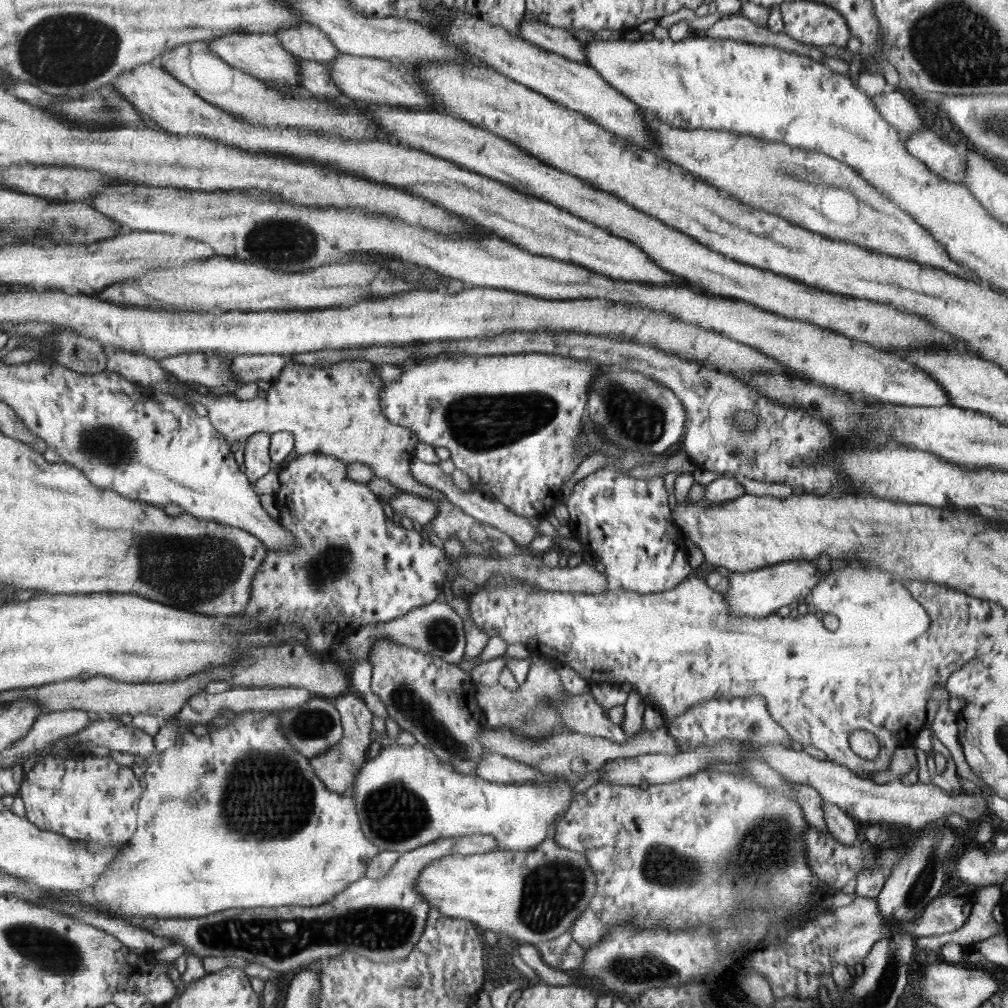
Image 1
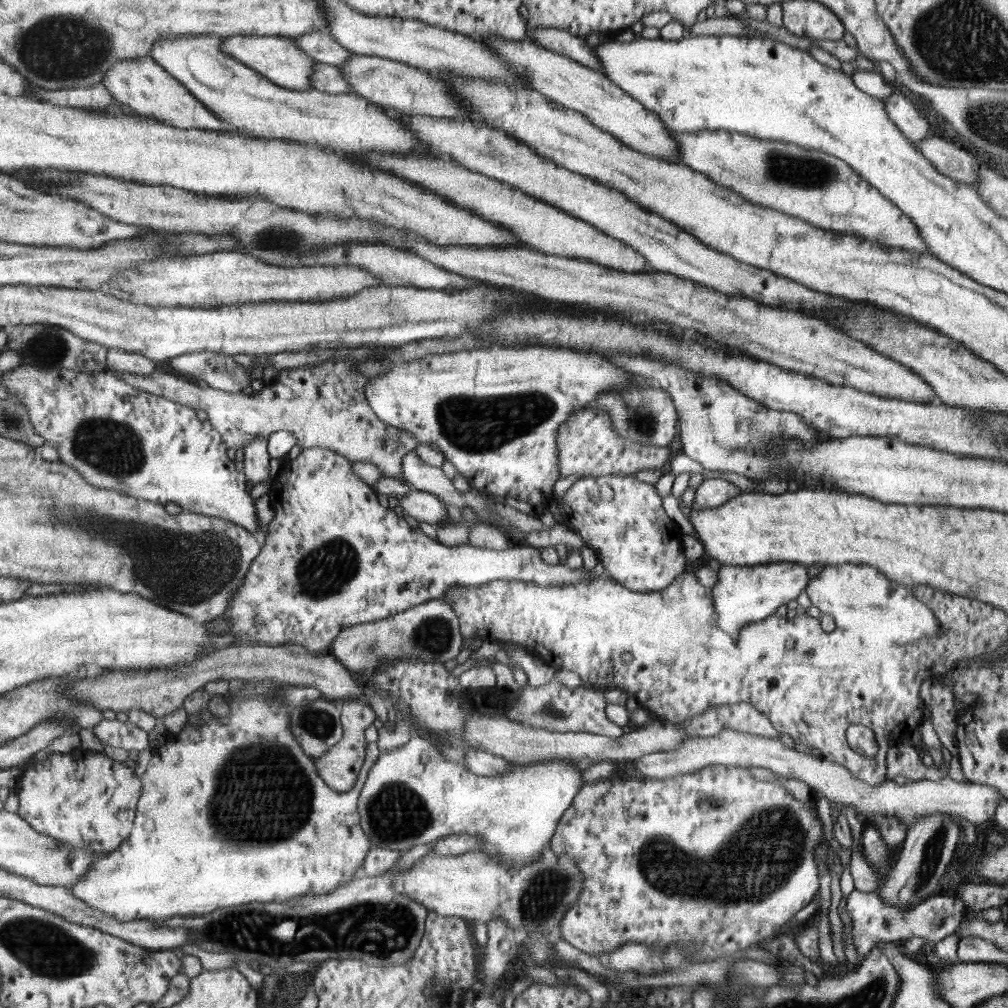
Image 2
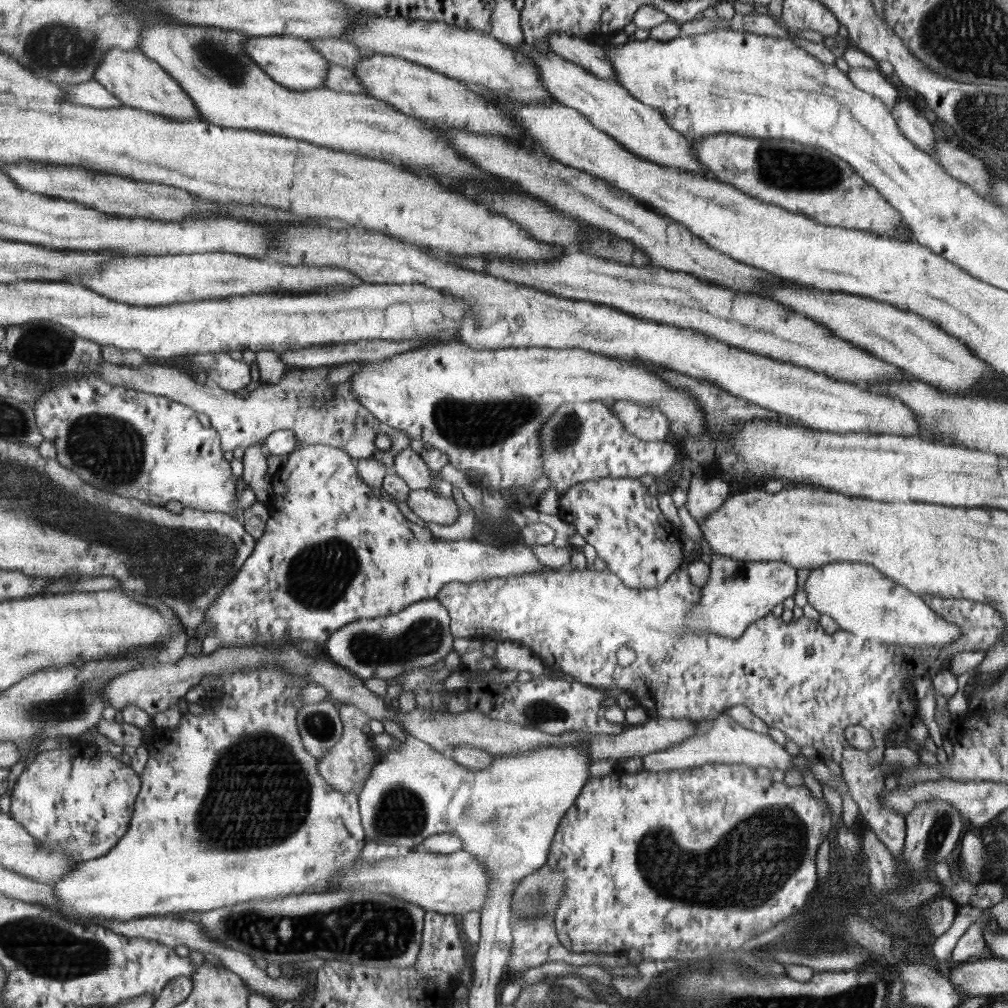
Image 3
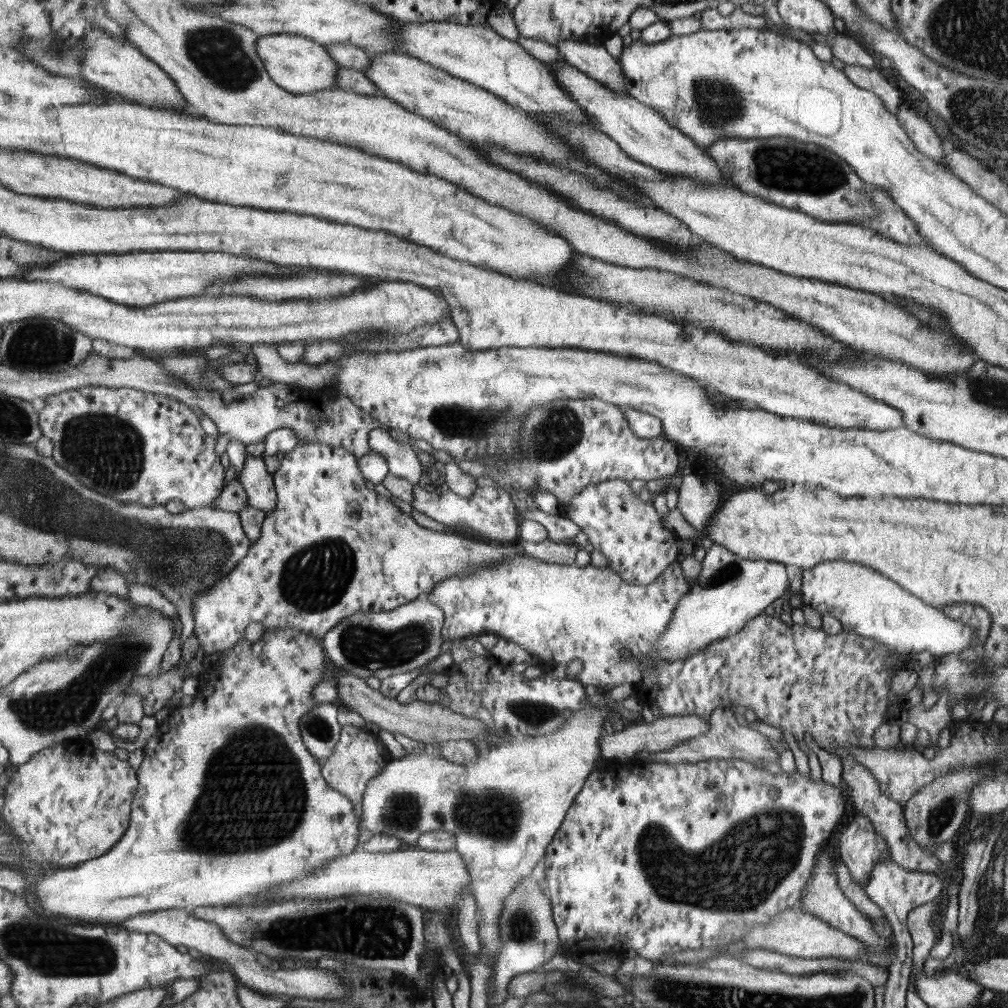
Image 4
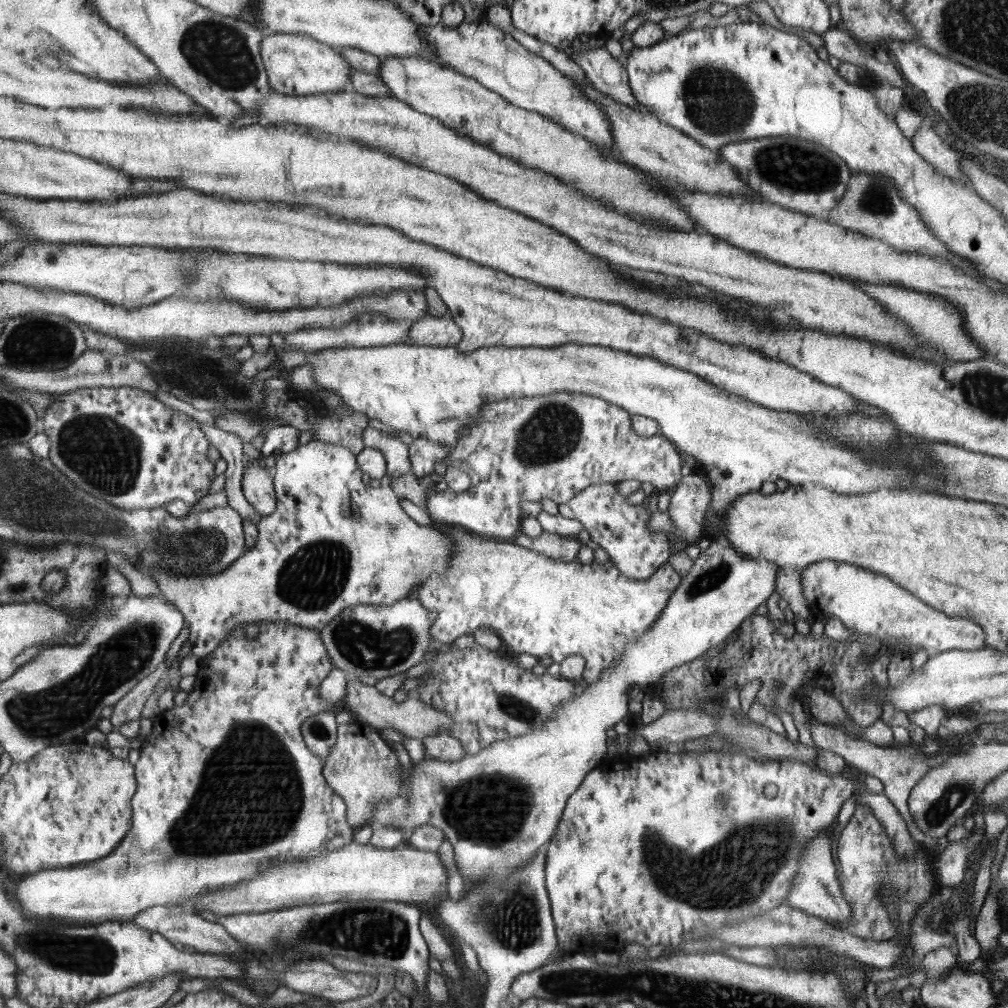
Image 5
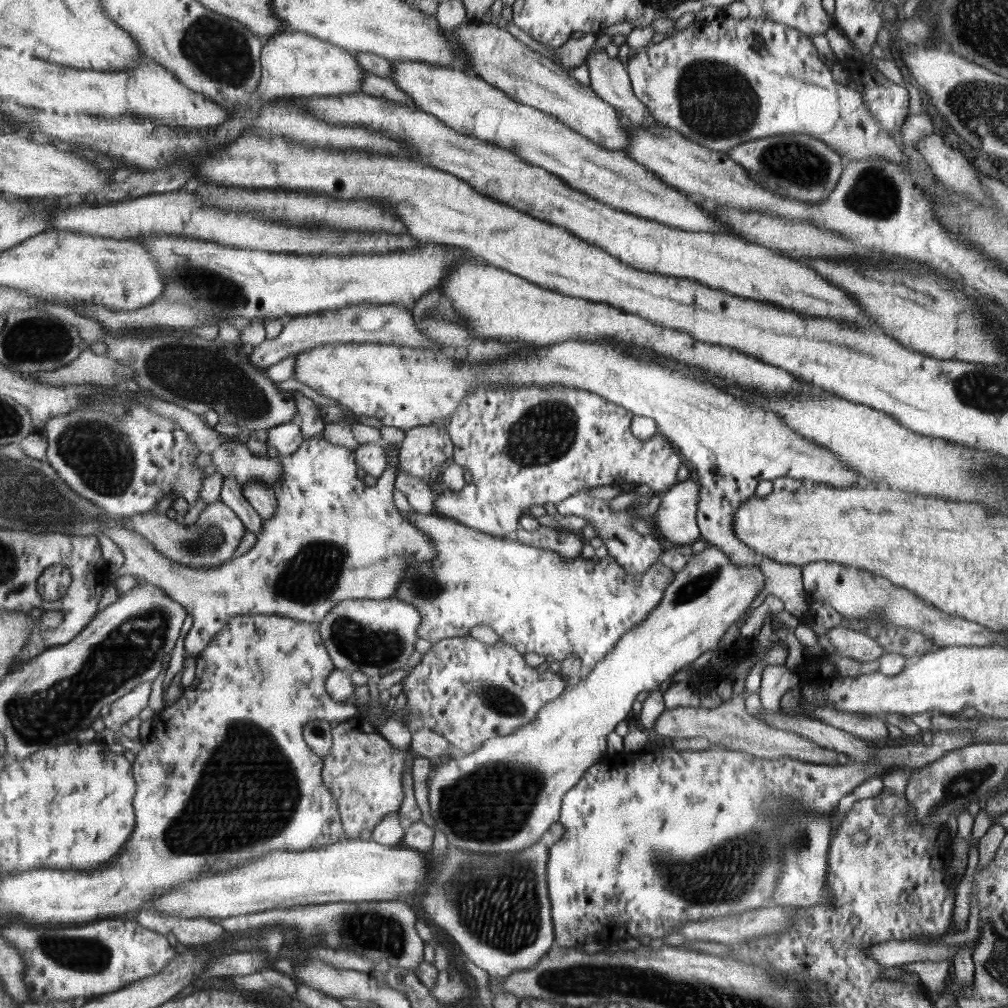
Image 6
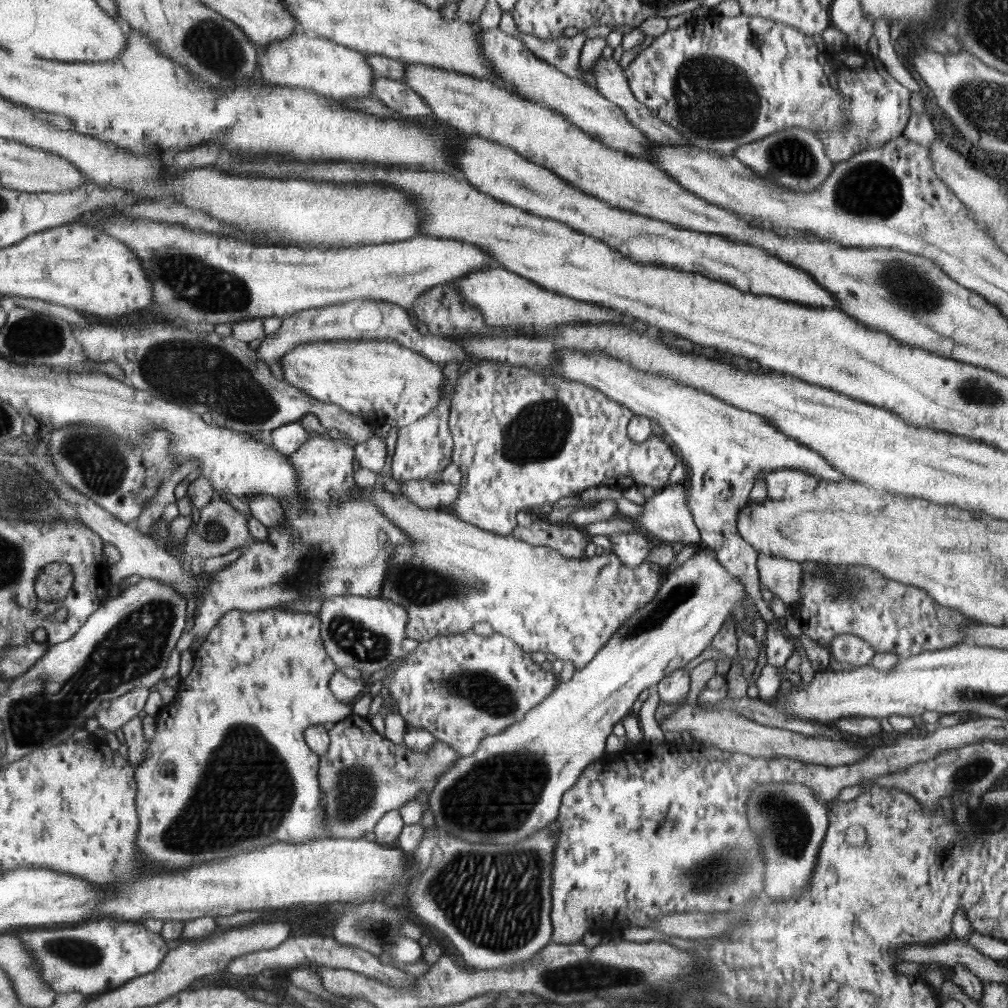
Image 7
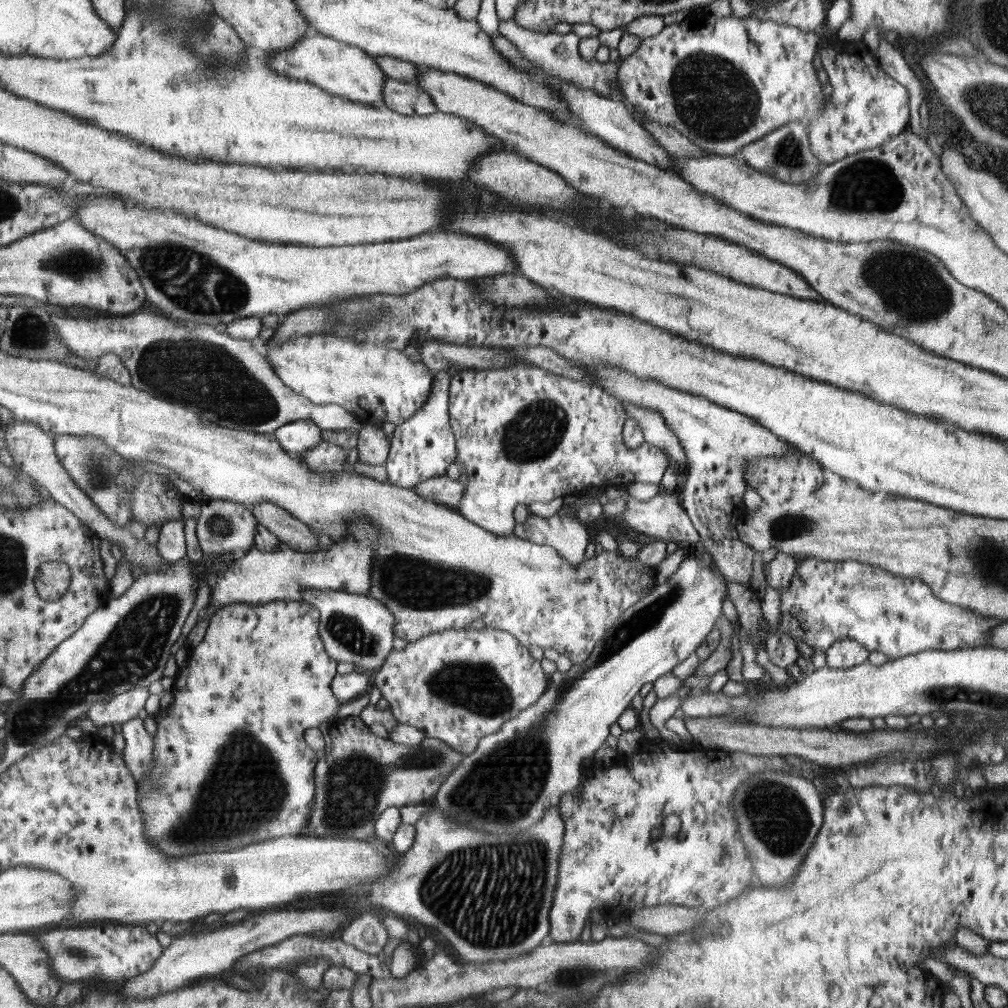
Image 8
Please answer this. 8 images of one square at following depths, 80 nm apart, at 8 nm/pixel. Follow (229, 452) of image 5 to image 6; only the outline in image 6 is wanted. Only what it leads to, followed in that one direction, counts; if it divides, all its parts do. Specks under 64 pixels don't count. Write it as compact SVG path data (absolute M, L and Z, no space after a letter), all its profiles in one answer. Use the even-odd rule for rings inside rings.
M228 475L223 480L220 500L226 506L231 507L241 517L242 523L246 524L246 527L249 528L251 533L258 536L262 532L264 521L242 494L242 488L236 476Z

